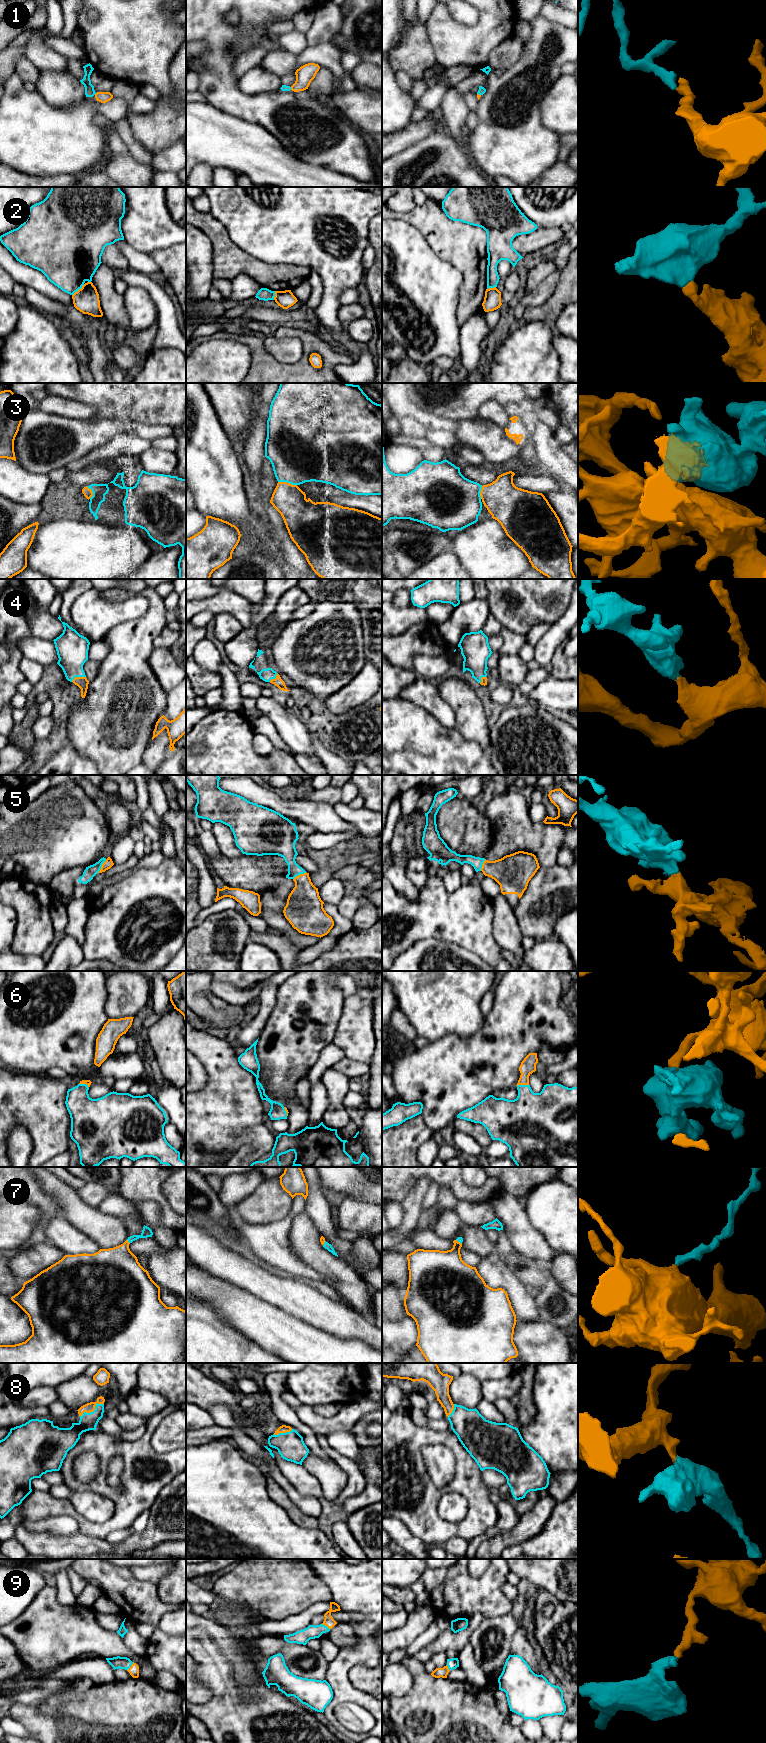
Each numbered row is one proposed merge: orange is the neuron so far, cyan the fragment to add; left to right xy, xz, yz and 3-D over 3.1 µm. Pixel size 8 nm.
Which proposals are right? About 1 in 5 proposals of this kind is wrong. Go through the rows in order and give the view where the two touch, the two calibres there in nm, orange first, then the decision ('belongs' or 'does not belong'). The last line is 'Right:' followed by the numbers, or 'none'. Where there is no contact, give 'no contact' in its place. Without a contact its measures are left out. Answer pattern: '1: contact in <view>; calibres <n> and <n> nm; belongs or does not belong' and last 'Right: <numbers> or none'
1: contact in yz; calibres 30 and 60 nm; belongs
2: contact in xy; calibres 200 and 440 nm; does not belong
3: contact in xz; calibres 260 and 460 nm; belongs
4: contact in xy; calibres 90 and 260 nm; belongs
5: contact in xy; calibres 70 and 90 nm; belongs
6: contact in yz; calibres 120 and 360 nm; belongs
7: contact in xy; calibres 380 and 80 nm; belongs
8: contact in xy; calibres 80 and 140 nm; belongs
9: contact in xy; calibres 80 and 100 nm; belongs
Right: 1, 3, 4, 5, 6, 7, 8, 9

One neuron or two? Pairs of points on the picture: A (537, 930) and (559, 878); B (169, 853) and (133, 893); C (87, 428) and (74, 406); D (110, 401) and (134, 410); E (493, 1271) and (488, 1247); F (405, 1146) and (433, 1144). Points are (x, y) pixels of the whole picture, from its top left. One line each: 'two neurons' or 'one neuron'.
A: one neuron
B: two neurons
C: two neurons
D: one neuron
E: two neurons
F: two neurons

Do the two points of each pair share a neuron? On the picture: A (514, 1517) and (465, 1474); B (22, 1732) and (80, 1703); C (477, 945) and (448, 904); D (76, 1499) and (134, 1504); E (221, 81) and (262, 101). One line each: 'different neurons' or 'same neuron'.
A: different neurons
B: different neurons
C: same neuron
D: different neurons
E: same neuron

